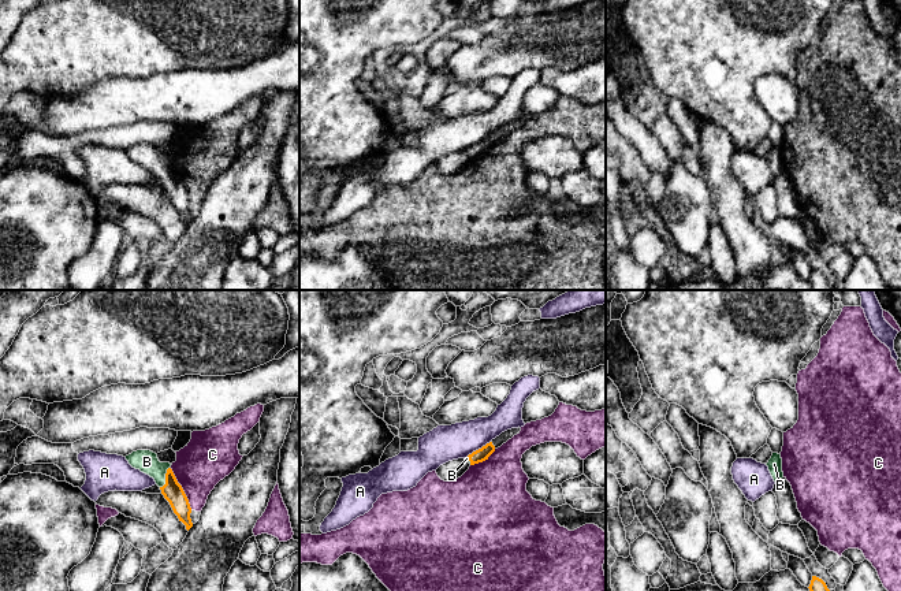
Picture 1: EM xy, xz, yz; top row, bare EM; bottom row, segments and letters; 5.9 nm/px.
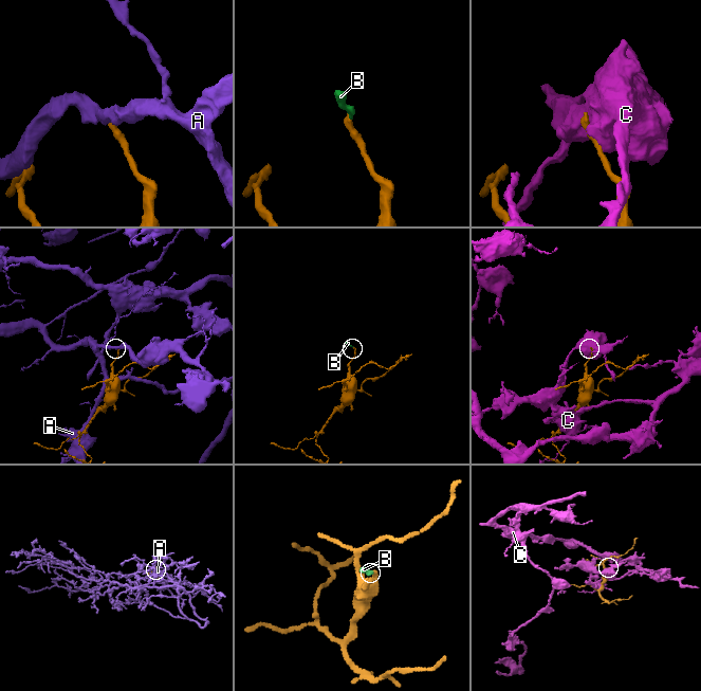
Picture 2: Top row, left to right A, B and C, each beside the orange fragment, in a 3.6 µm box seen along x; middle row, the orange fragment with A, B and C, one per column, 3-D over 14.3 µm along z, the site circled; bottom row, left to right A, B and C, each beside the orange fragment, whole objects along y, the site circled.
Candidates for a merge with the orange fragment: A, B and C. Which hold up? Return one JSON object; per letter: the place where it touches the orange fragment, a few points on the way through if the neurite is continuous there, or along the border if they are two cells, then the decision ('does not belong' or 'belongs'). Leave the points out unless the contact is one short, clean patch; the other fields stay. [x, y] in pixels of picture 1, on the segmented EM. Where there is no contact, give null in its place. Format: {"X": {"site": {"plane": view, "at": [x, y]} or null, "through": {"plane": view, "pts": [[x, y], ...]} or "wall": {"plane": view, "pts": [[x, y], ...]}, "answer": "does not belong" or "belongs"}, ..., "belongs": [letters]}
{"A": {"site": {"plane": "xz", "at": [479, 449]}, "answer": "does not belong"}, "B": {"site": {"plane": "xy", "at": [166, 478]}, "through": {"plane": "xy", "pts": [[172, 491], [166, 478], [146, 461]]}, "answer": "belongs"}, "C": {"site": {"plane": "xy", "at": [182, 489]}, "answer": "does not belong"}, "belongs": ["B"]}

